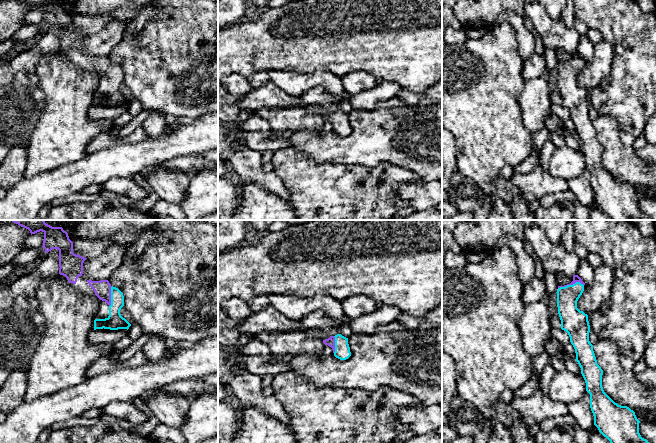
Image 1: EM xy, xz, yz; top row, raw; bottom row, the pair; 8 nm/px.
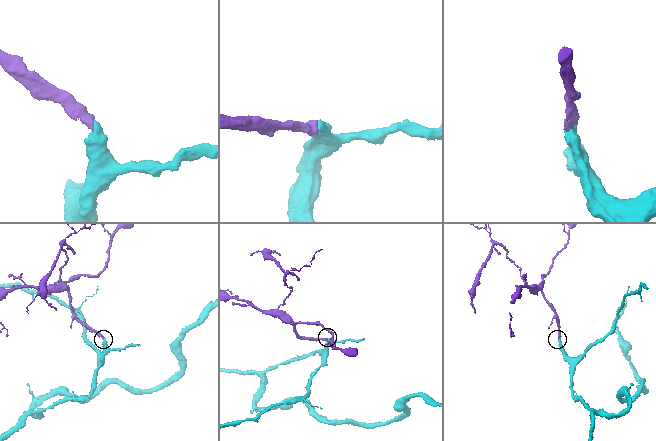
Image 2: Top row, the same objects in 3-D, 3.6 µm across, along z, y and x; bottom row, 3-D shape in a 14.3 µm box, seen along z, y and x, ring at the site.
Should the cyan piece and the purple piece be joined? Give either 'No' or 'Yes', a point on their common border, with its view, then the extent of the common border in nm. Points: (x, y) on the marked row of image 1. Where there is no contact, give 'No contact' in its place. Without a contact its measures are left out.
Yes. Touches cyan at yz (570, 285). Shared border 220 nm

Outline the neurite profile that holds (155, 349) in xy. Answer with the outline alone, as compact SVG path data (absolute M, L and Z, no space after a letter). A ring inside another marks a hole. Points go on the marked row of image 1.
M160 336L156 339L150 340L142 348L146 358L153 362L160 360L168 350L168 343Z

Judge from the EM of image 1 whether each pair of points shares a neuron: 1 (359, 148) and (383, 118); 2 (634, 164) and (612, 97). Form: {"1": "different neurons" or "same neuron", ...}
{"1": "same neuron", "2": "different neurons"}

